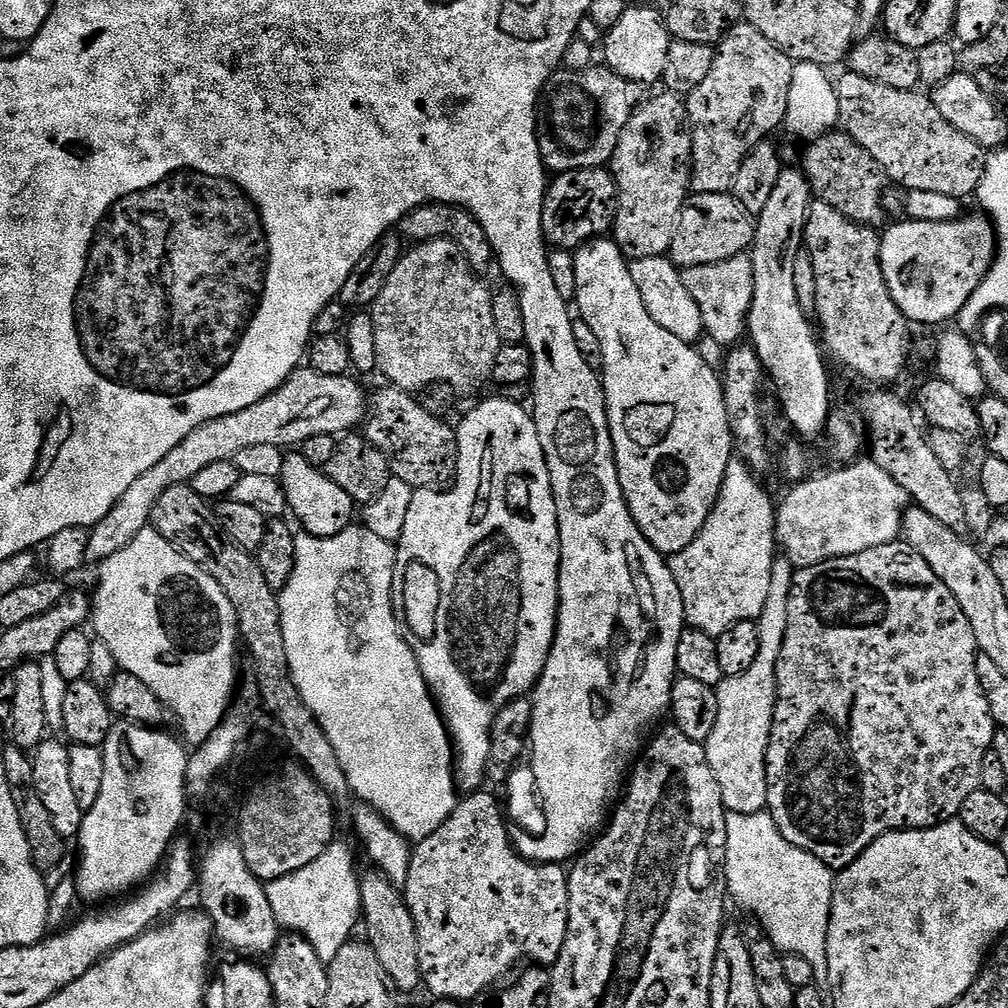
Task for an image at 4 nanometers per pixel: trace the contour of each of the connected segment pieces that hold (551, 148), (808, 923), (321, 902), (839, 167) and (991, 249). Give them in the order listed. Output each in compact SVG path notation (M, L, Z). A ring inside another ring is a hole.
M607 66L553 72L536 109L536 137L545 169L559 174L611 165L626 122L642 103L640 92L641 85L622 78Z
M765 810L754 814L728 812L726 818L726 874L731 899L737 900L748 912L756 915L764 927L763 935L784 954L798 954L814 966L818 974L828 971L826 962L826 938L832 913L832 889L834 872L814 854L786 842L774 822L772 813Z
M333 842L310 866L286 874L286 878L267 881L270 906L281 929L304 936L318 954L318 958L331 962L334 954L353 939L352 931L362 920L360 910L360 881L352 852L341 842Z
M833 130L828 132L825 136L820 136L817 140L811 141L805 148L808 149L804 152L802 171L806 179L808 179L808 184L812 188L812 194L815 199L826 202L826 206L834 206L834 210L846 214L846 218L850 218L859 224L880 226L885 223L885 174L878 166L878 162L874 162L874 158L870 158L870 154L866 154L866 150L862 146L858 146L858 142L854 142L854 138L850 138L847 132L843 130Z
M961 215L959 219L932 222L904 218L901 224L889 223L880 236L880 265L886 278L886 286L902 314L913 325L944 324L947 320L955 321L962 306L978 290L982 278L990 270L993 258L996 257L996 229L987 215Z

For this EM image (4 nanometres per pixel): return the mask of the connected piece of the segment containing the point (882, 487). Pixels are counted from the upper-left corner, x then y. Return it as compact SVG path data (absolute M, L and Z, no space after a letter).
M857 458L825 476L805 478L791 487L776 510L776 543L797 569L818 566L835 556L862 554L862 550L901 539L909 496L871 458Z

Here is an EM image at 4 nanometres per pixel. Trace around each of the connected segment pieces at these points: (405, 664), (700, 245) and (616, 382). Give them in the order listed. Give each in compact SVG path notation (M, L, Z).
M392 477L382 494L365 505L366 528L350 526L333 536L297 535L294 574L290 574L290 582L286 582L278 594L286 658L290 658L290 670L298 692L306 706L310 706L326 738L330 738L330 746L334 746L334 754L338 754L338 762L342 762L349 793L365 800L392 823L393 829L376 812L361 818L360 836L372 856L407 857L410 844L396 832L401 832L411 842L425 840L450 818L458 803L454 745L392 609L394 543L401 538L414 492L408 483Z
M729 193L689 195L676 221L668 257L677 268L712 265L743 255L752 245L755 223L751 215Z
M615 239L590 240L581 248L575 249L574 255L576 258L574 271L578 273L574 304L575 307L580 307L581 318L588 323L589 330L596 335L596 340L600 343L600 356L604 359L604 372L602 368L604 401L608 411L608 425L612 435L620 485L638 530L642 530L642 534L655 546L657 552L671 558L675 552L686 550L686 546L690 546L690 542L694 542L694 538L698 538L698 530L702 530L706 518L710 518L710 510L714 510L716 499L722 490L722 482L728 473L728 463L734 458L734 437L724 401L724 385L718 372L702 360L699 351L693 345L687 344L682 338L674 338L674 334L670 334L670 330L662 330L662 326L658 326L658 322L654 322L654 318L650 318L649 312L646 311L646 305L642 303L642 294L638 294L638 286L634 286L634 278L630 278L629 261L622 254L620 247L616 245Z

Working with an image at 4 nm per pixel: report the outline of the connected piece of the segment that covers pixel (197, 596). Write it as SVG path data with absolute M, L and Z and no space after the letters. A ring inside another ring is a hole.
M151 526L144 528L142 534L138 534L138 538L134 538L134 542L130 542L130 546L125 546L124 549L118 550L118 554L110 554L110 558L106 558L99 565L99 568L100 581L96 584L96 596L94 592L90 617L91 627L96 627L95 635L102 642L106 642L106 646L110 646L119 671L134 674L134 678L146 682L146 686L150 686L150 690L154 690L154 694L158 694L158 698L164 703L165 709L171 715L172 712L176 715L176 720L180 723L181 733L179 732L179 735L189 745L192 743L192 746L198 746L202 742L206 742L206 738L210 738L210 734L214 734L214 730L224 721L224 716L228 713L230 701L234 696L234 689L238 684L238 679L236 680L238 629L234 606L230 606L230 598L226 598L222 586L218 586L218 582L214 582L214 578L210 578L210 574L206 574L206 570L200 568L194 561L184 556L175 545L167 541L162 534L156 532Z

